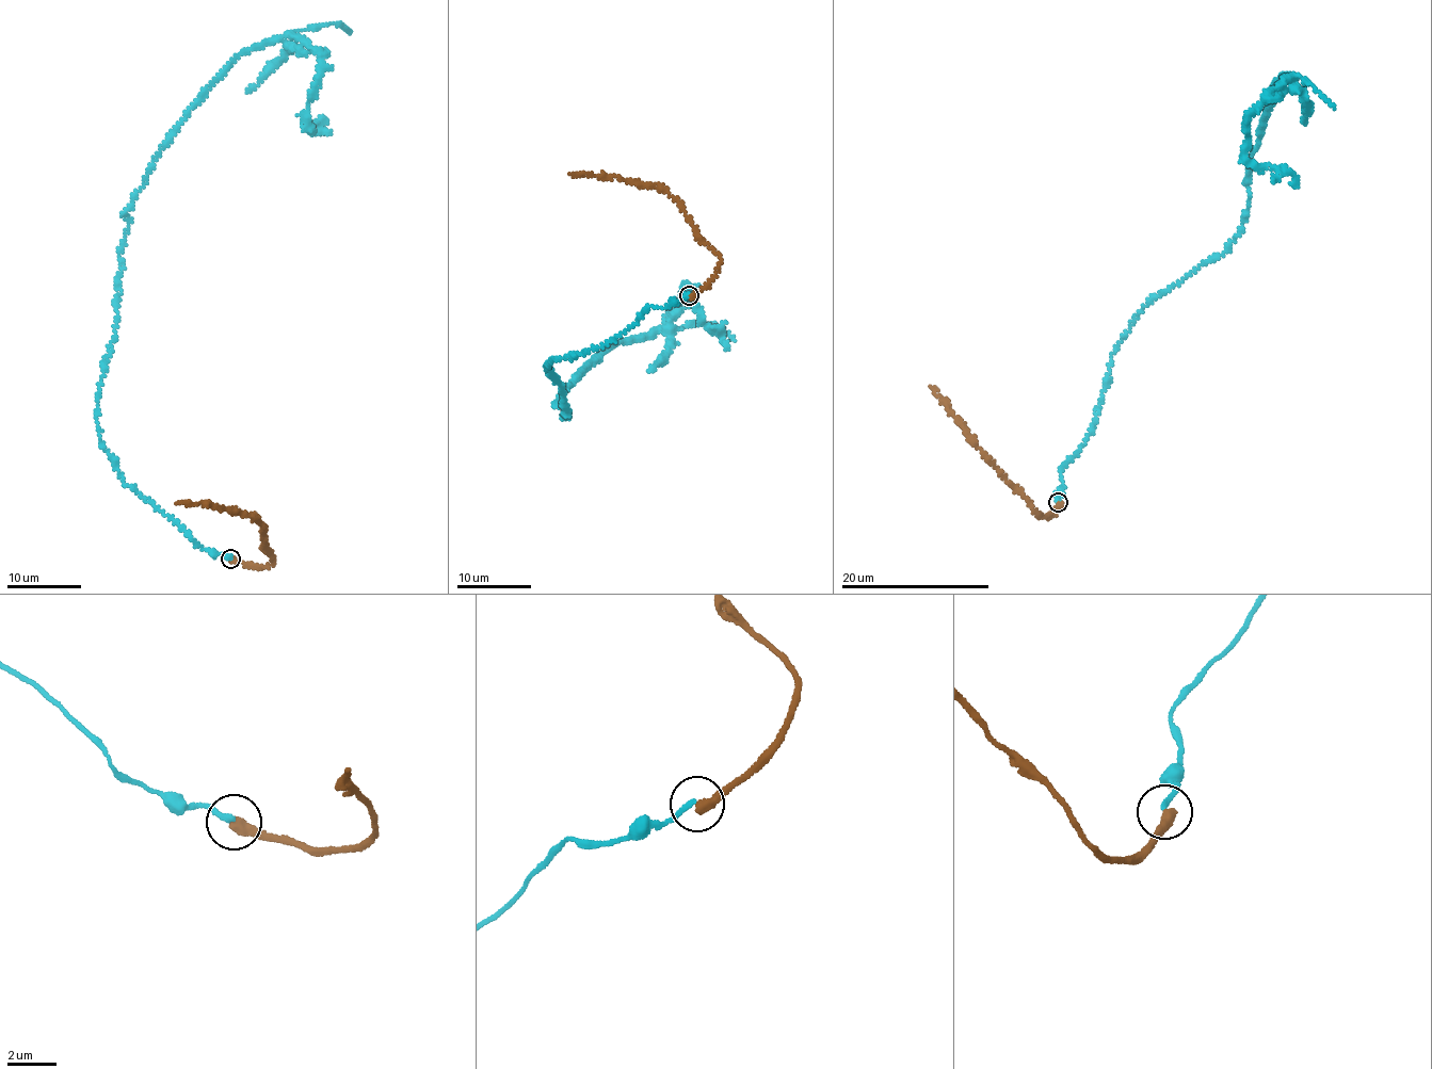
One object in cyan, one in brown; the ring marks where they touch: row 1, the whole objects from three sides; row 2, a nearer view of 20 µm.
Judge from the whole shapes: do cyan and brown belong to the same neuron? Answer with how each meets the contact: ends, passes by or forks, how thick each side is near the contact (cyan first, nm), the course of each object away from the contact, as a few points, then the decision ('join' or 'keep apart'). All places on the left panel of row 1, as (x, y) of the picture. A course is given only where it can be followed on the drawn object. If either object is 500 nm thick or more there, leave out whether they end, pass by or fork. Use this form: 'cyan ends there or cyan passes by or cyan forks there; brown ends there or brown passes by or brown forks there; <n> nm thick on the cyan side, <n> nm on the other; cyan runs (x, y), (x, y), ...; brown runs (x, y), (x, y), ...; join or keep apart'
cyan ends there; brown ends there; 220 nm thick on the cyan side, 480 nm on the other; cyan runs (229, 557), (124, 482), (100, 440), (126, 210), (186, 112), (264, 44), (289, 36), (318, 55), (321, 134); brown runs (229, 560), (259, 568), (271, 562), (271, 551), (263, 543), (264, 530), (250, 516), (209, 504), (175, 502); keep apart

